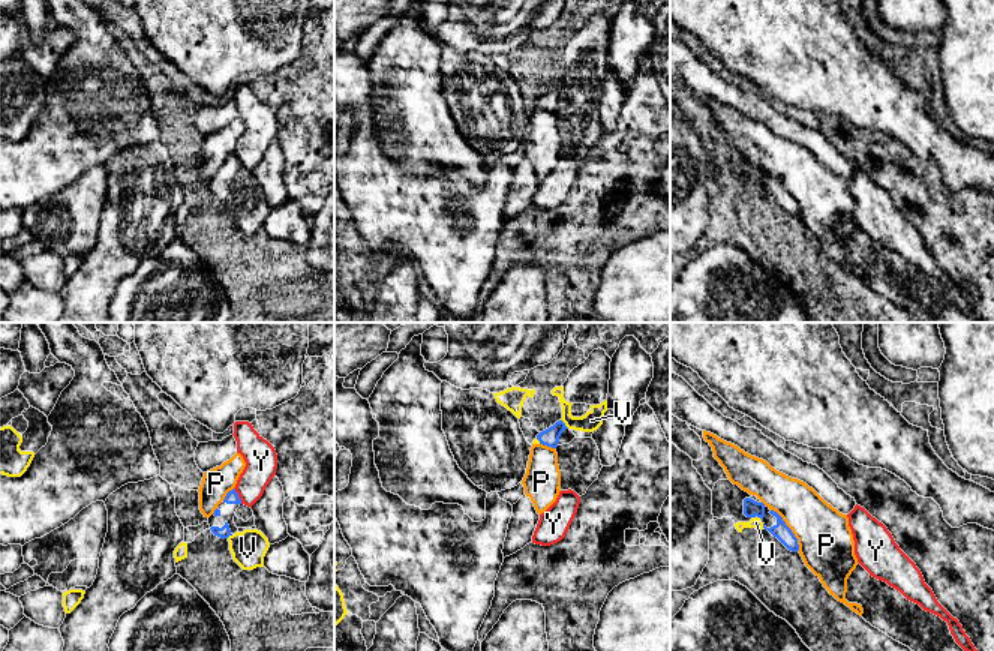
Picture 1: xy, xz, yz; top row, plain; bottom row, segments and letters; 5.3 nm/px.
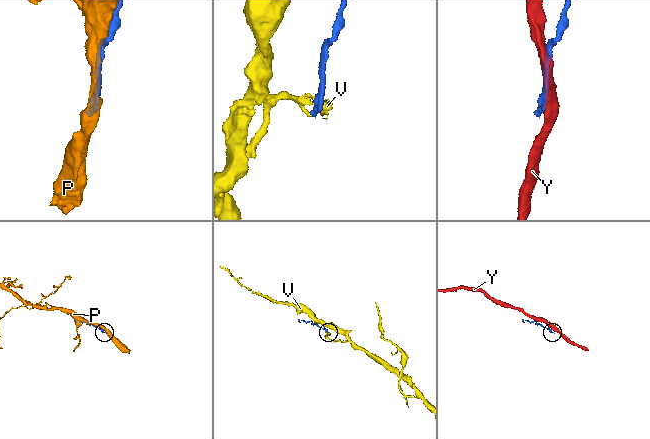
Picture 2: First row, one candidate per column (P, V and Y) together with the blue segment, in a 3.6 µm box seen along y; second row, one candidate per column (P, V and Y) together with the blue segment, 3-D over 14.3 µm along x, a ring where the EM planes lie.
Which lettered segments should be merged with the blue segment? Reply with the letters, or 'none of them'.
V

